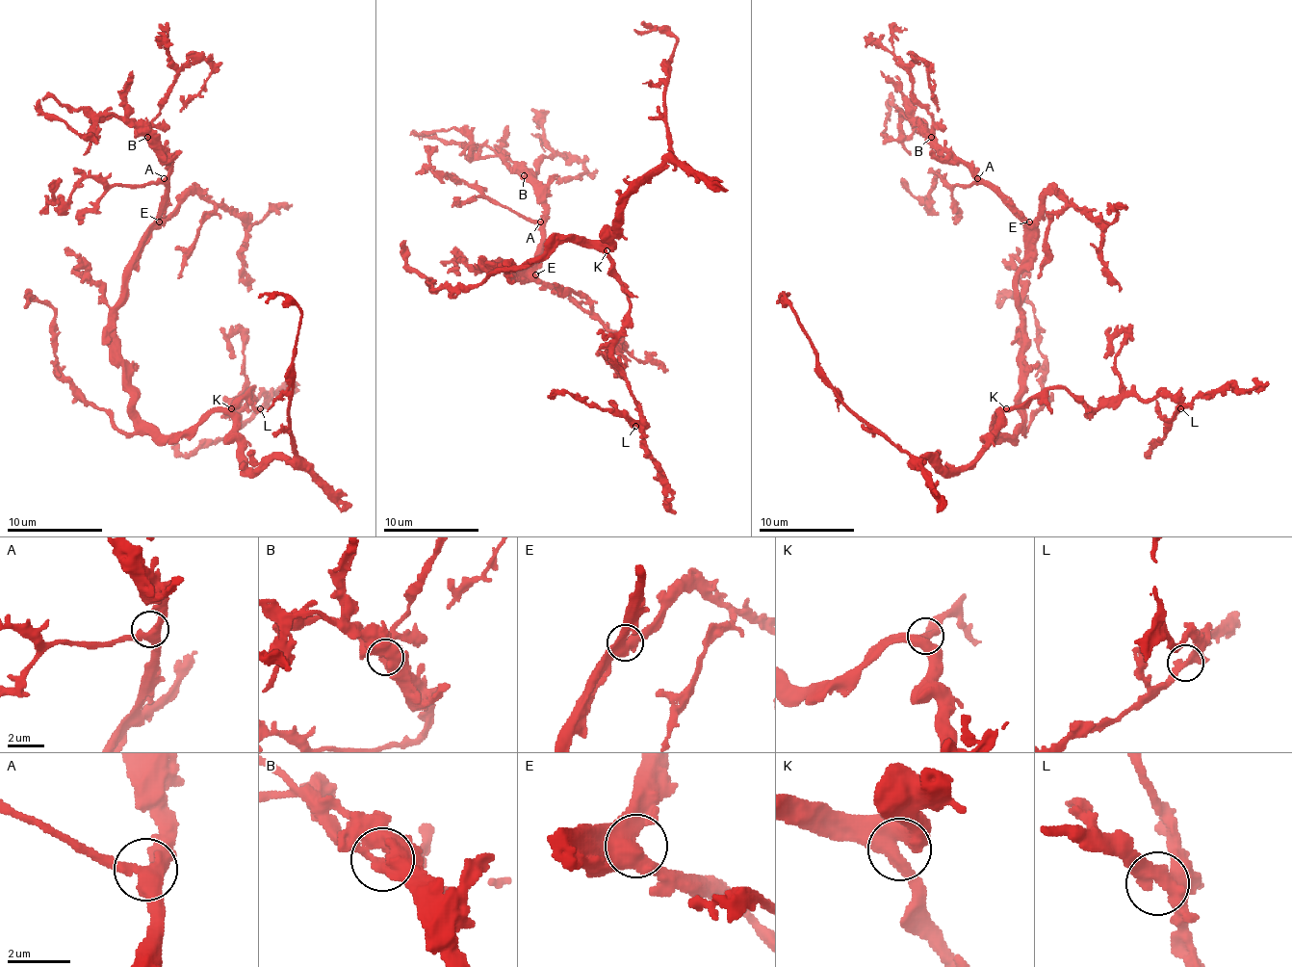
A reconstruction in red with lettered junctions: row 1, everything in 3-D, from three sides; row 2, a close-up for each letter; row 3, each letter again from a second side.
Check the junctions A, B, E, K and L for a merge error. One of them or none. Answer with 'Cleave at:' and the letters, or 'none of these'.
Cleave at: B

